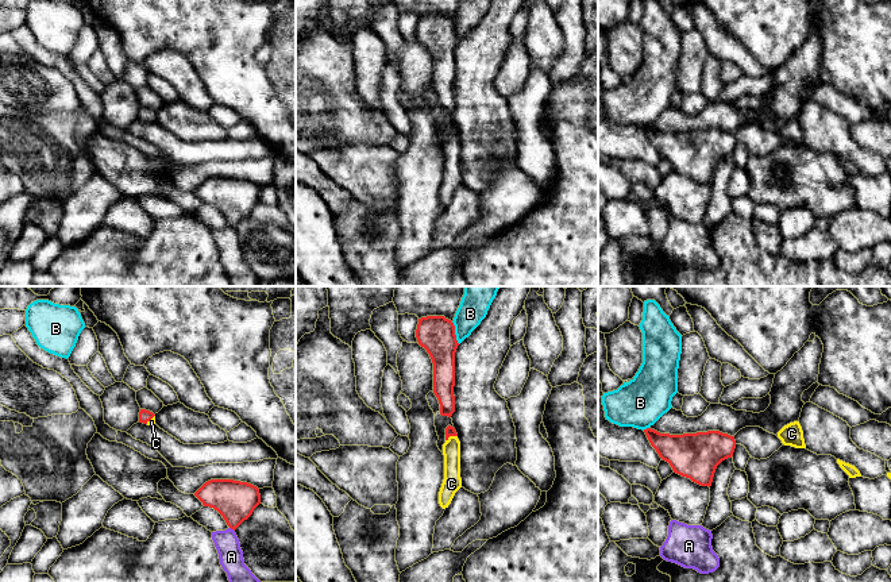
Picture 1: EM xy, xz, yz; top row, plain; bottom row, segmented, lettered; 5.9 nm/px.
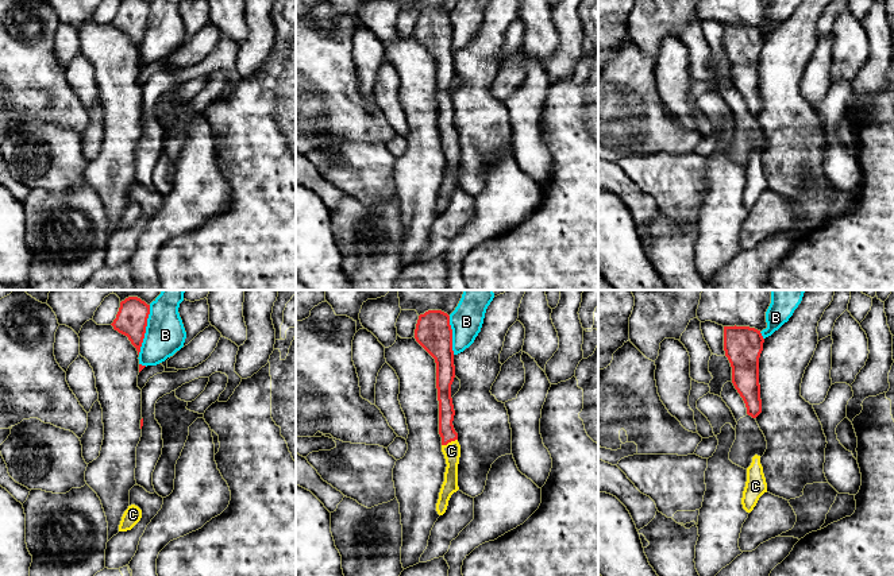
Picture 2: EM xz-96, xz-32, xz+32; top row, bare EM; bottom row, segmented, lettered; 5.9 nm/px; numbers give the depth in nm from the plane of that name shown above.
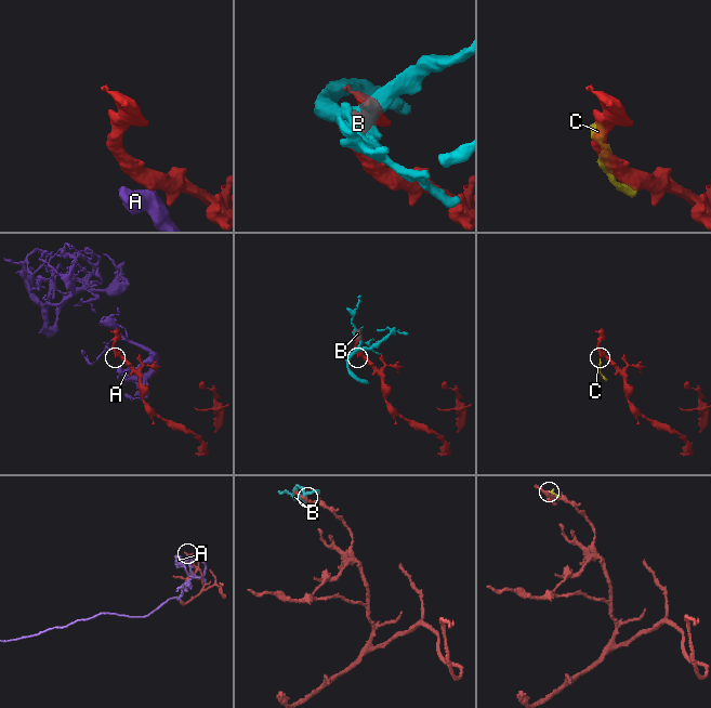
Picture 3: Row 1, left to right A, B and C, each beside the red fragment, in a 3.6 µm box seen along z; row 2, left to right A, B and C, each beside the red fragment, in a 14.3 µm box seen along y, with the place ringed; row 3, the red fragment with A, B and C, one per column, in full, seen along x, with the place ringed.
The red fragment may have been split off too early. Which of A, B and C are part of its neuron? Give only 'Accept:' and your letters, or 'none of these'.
Accept: C

